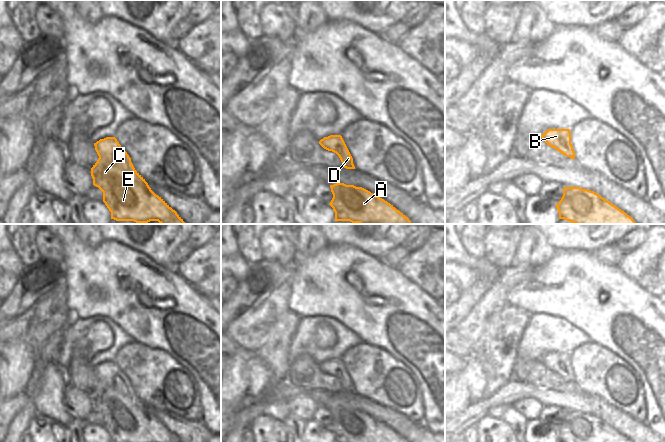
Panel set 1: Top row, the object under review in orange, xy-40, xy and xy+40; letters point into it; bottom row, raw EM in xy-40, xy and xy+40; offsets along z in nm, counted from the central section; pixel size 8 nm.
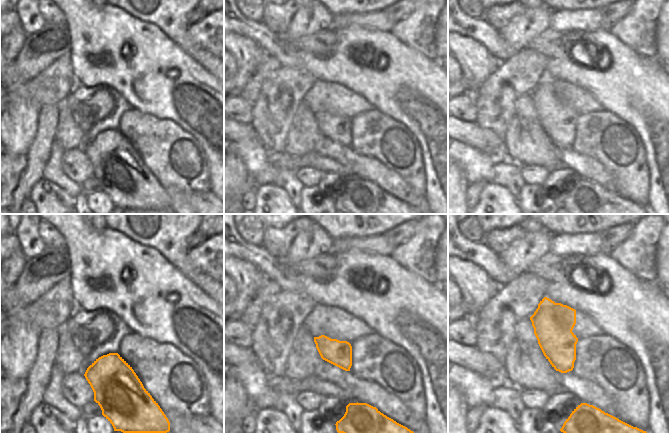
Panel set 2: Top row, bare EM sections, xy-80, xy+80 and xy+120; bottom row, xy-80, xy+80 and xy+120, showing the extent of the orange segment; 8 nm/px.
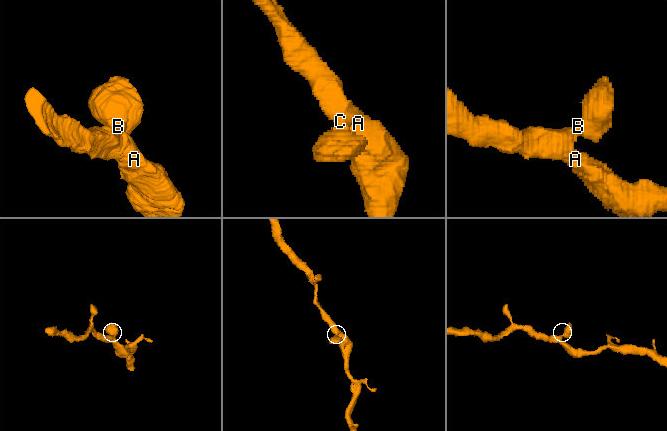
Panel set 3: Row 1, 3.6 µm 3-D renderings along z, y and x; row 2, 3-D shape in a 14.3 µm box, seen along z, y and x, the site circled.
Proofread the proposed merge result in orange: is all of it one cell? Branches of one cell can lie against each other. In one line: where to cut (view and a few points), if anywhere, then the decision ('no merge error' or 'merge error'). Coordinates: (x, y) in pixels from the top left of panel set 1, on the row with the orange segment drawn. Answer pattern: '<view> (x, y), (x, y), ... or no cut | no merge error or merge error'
no cut | no merge error

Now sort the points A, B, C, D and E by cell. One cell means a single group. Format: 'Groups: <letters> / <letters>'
Groups: A B C D E

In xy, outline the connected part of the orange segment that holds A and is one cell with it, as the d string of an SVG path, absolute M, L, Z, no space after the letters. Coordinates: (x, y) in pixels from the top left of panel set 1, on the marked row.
M336 183L330 185L330 188L333 198L329 205L335 212L335 221L412 224L409 218L393 205L362 187Z

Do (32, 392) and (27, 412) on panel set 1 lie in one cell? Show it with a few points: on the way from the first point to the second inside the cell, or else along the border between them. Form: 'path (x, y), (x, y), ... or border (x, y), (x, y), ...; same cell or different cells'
path (30, 397), (29, 407); same cell

